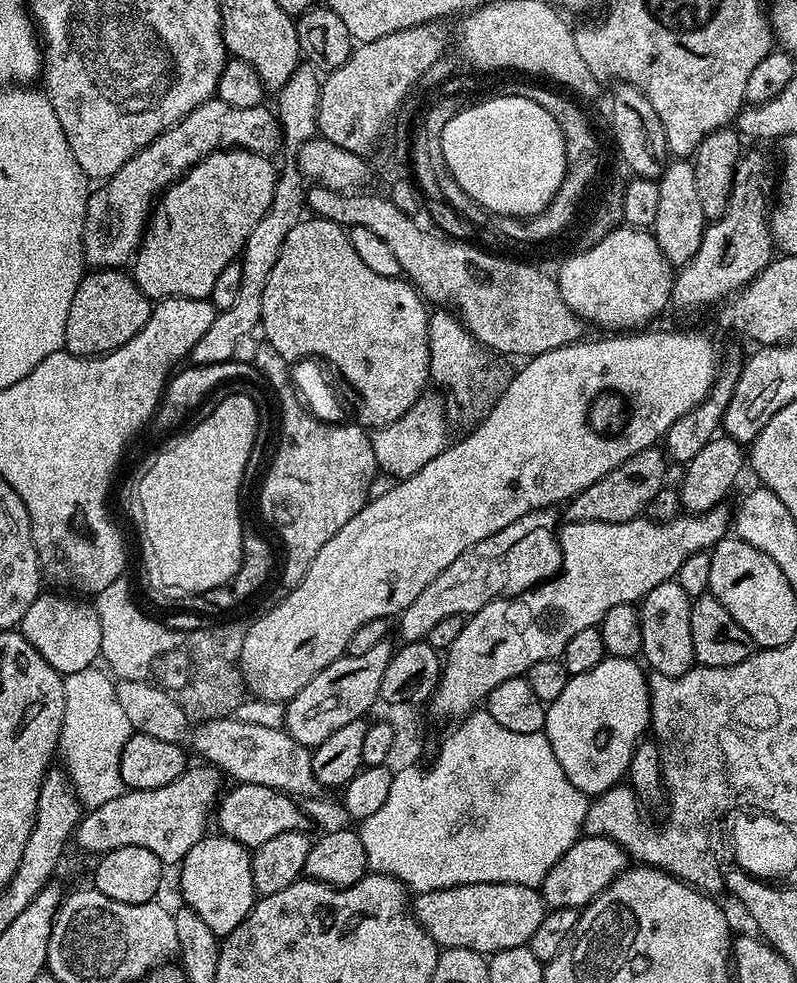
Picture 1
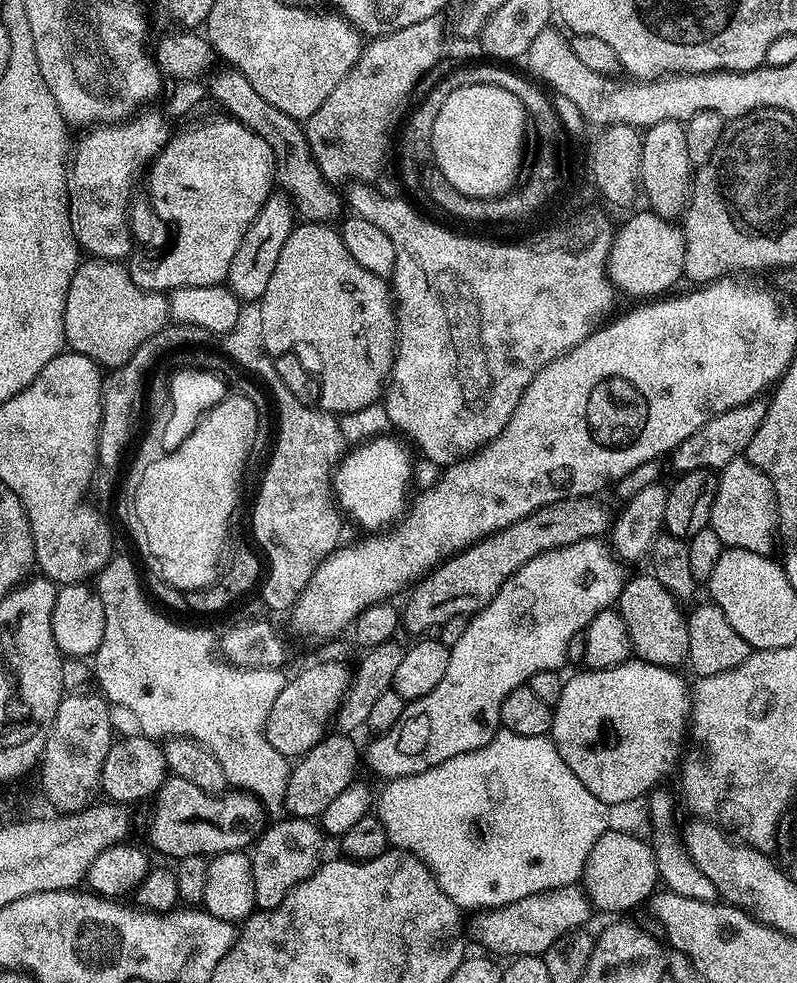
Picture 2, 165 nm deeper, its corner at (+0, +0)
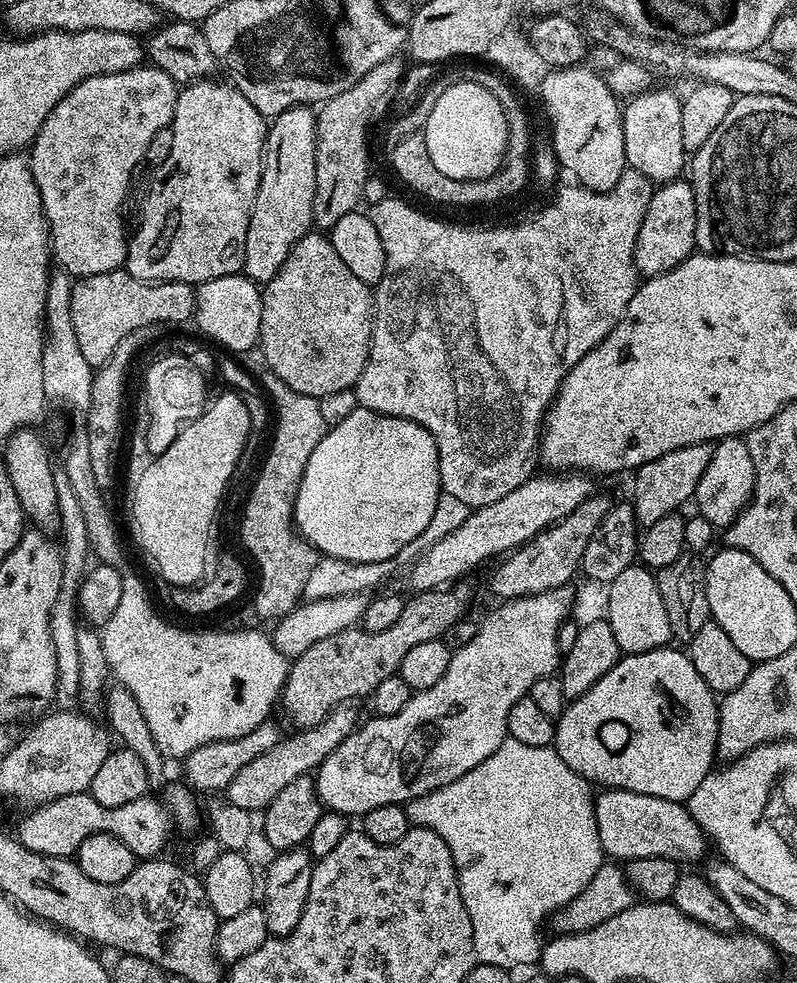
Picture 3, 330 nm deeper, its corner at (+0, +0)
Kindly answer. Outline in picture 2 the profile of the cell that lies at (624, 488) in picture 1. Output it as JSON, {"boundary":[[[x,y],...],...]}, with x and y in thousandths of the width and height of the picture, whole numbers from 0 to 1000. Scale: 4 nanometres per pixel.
{"boundary":[[[720,505],[680,515],[674,521],[619,541],[610,548],[601,549],[547,575],[511,603],[512,615],[504,619],[506,638],[527,643],[522,645],[537,645],[541,639],[542,642],[551,640],[553,635],[565,633],[565,629],[571,627],[596,627],[621,608],[644,582],[649,582],[674,564],[726,549],[757,546],[767,538],[769,530],[769,522],[763,522],[762,515],[748,505]]]}

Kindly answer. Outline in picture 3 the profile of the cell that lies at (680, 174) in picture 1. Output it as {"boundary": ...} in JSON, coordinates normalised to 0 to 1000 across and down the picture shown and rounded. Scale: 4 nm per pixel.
{"boundary":[[[814,92],[782,107],[780,136],[785,144],[785,161],[792,174],[806,177],[824,188],[849,182],[861,171],[861,156],[856,149],[854,99],[843,94]]]}

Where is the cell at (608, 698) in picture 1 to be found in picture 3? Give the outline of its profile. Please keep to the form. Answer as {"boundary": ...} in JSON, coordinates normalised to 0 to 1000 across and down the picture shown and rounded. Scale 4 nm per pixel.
{"boundary":[[[843,658],[822,659],[794,667],[779,666],[777,673],[755,686],[735,706],[716,713],[698,733],[698,765],[739,799],[753,798],[754,803],[779,802],[795,808],[862,816],[866,808],[881,800],[881,791],[895,784],[901,773],[901,708],[881,694],[881,686],[871,682],[862,662],[853,660],[852,663]]]}

